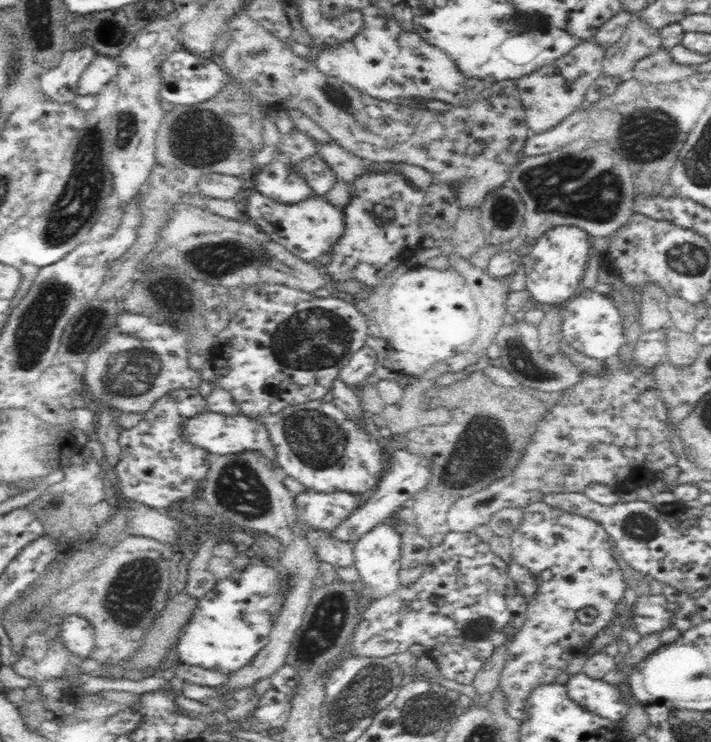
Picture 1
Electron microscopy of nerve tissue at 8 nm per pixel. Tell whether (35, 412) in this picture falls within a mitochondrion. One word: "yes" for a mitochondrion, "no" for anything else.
no

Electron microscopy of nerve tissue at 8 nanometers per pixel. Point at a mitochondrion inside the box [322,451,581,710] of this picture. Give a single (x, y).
(486, 628)

